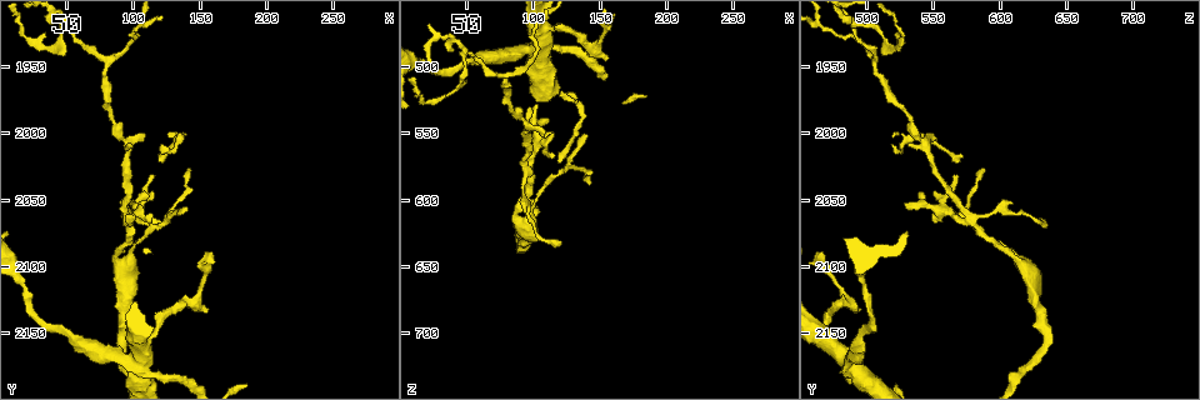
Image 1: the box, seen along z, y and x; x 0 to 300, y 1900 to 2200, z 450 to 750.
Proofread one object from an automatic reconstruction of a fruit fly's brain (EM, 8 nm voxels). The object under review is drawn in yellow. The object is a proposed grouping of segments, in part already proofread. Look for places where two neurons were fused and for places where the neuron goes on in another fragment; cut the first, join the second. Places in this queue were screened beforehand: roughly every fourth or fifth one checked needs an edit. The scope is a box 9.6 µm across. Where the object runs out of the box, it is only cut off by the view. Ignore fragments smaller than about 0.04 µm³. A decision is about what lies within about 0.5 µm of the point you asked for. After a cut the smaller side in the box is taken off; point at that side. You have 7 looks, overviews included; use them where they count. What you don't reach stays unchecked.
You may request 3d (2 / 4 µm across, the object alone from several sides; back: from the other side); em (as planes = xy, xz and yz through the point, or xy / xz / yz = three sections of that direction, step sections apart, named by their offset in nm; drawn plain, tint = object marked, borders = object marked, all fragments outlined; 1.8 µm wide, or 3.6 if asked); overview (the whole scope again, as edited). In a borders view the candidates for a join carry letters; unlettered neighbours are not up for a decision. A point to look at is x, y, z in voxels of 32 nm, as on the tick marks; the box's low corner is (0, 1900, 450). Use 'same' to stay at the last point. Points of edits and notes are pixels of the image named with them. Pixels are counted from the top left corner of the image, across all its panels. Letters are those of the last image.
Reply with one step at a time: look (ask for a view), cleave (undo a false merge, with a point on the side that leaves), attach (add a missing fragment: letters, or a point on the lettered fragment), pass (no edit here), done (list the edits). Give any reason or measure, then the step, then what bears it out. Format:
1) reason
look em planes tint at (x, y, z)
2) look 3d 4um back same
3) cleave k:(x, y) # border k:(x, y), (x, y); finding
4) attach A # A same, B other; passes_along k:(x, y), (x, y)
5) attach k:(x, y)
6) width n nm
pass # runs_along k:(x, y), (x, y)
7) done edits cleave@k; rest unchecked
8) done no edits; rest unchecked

look em planes borders at (142, 2026, 588)

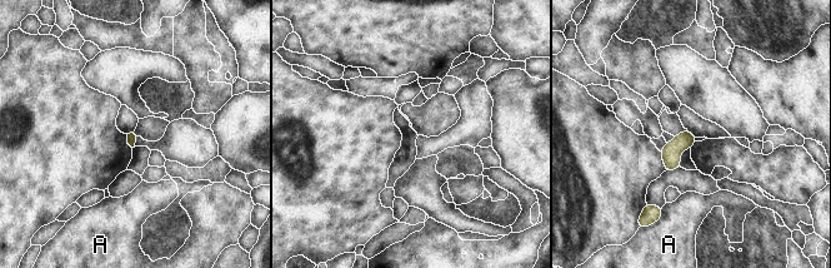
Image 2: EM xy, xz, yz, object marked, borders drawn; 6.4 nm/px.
pass # A other; no lettered fragment goes on from it

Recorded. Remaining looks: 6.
branch point
look 3d 2um at (96, 2064, 576)

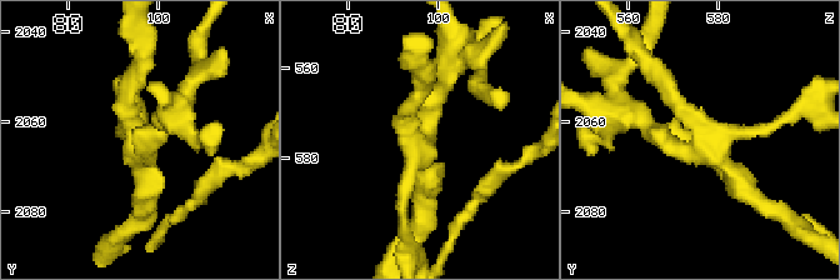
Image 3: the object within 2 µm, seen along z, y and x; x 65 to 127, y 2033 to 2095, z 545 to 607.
look em planes borders at (95, 2064, 577)

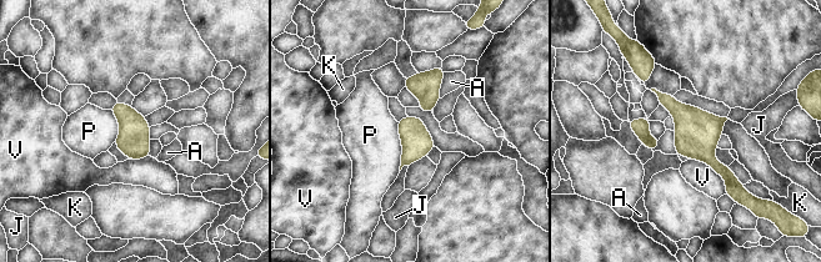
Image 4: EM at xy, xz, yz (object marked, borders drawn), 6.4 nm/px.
width 190 nm
pass # A other, J other, K other, P other, V other; all the same neuron

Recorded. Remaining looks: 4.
a fork
look em planes borders at (104, 2172, 488)

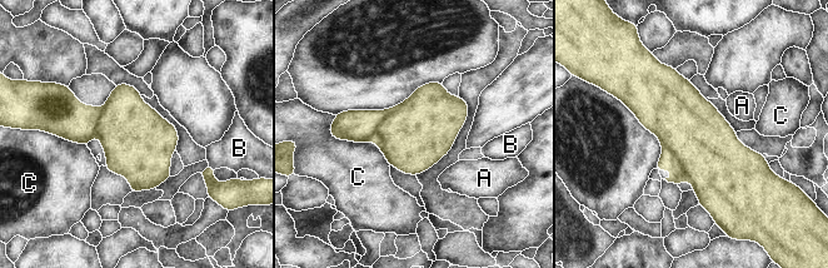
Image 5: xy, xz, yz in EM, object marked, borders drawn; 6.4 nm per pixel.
cleave 5:(668, 162) # A other, B other, C other; border 5:(662, 144), (676, 157), (688, 180); a second neuron is stuck on

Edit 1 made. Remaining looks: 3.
done edits cleave@5; rest unchecked

